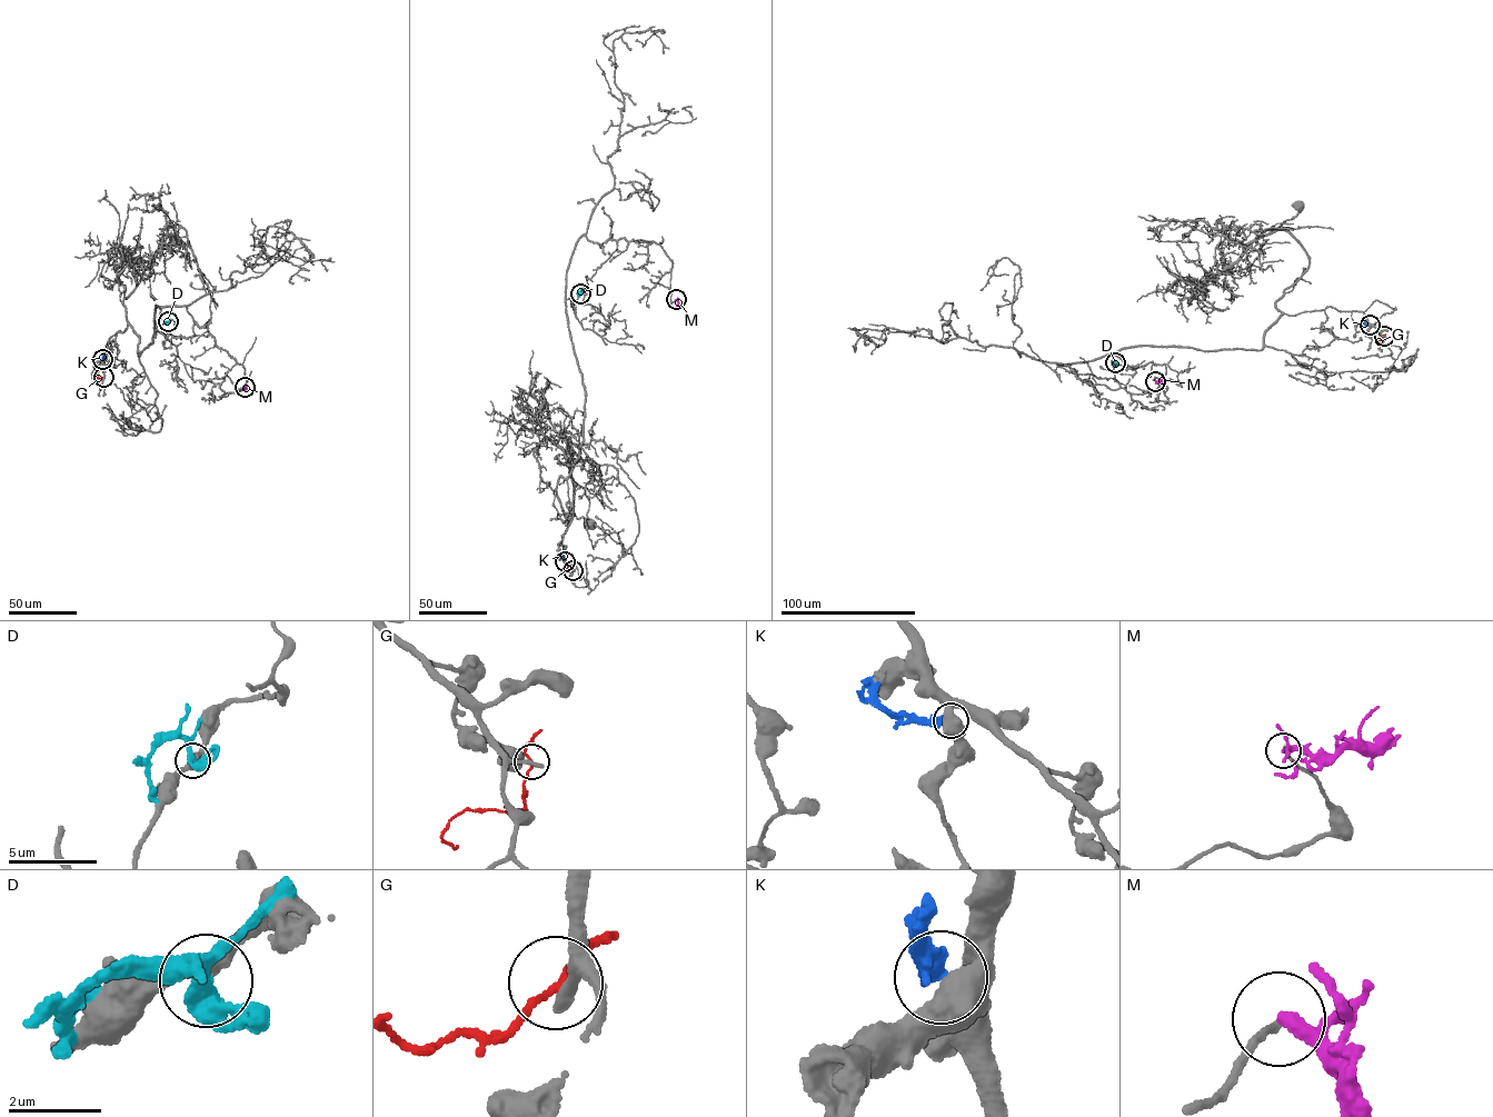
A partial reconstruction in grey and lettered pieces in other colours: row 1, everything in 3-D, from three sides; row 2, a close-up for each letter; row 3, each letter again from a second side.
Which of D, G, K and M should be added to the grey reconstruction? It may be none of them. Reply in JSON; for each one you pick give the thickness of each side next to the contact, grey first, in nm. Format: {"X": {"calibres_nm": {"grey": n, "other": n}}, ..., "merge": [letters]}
{"merge": []}

